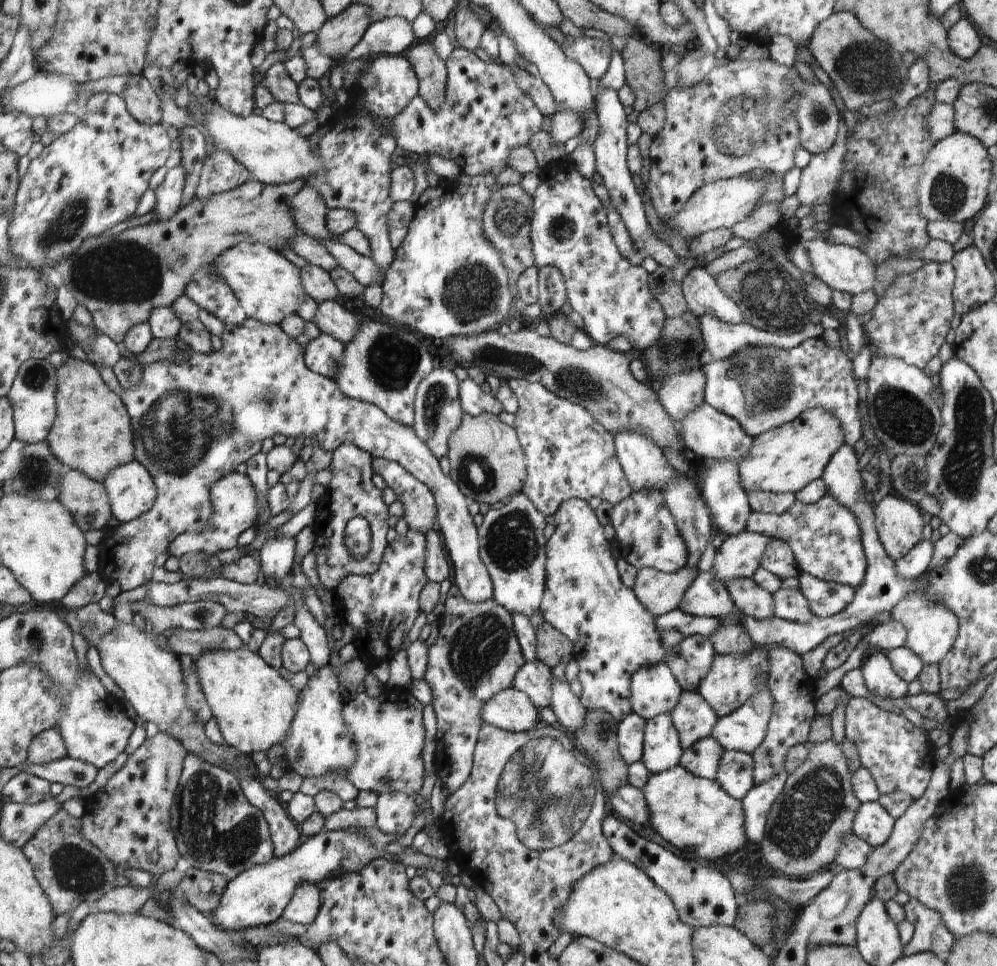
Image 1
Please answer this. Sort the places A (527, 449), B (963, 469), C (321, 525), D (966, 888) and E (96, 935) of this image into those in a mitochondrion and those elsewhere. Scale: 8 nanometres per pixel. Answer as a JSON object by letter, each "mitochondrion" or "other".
{"A":"other","B":"mitochondrion","C":"other","D":"mitochondrion","E":"other"}

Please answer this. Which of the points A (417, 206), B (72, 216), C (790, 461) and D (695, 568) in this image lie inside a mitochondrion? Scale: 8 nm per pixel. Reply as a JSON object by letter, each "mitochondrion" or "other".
{"A":"other","B":"mitochondrion","C":"other","D":"other"}

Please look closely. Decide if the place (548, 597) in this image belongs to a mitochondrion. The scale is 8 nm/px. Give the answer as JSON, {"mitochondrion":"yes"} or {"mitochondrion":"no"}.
{"mitochondrion":"no"}

